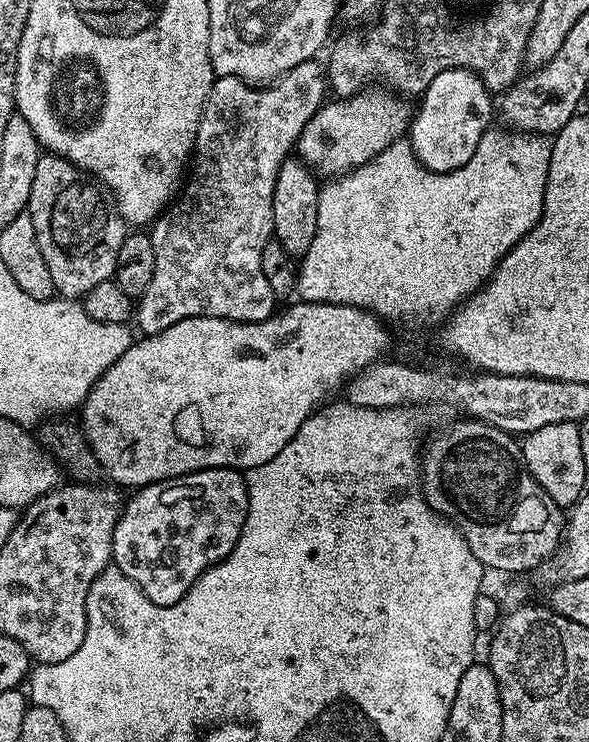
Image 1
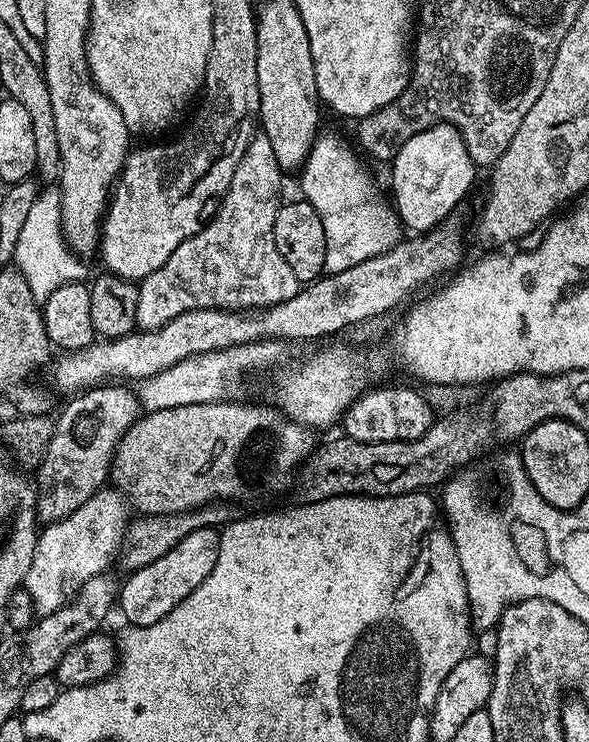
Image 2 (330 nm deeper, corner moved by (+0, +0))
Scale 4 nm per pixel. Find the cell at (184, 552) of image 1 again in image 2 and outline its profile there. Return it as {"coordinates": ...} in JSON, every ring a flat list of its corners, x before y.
{"coordinates":[[202,527,194,529,186,538,178,542,162,558,150,562,146,566,135,569,129,580,125,579,120,587,118,597,118,612,125,616,127,622,134,628,145,628,170,614,178,602,182,602,214,570,214,562,218,558,218,546,220,537,215,527]]}

